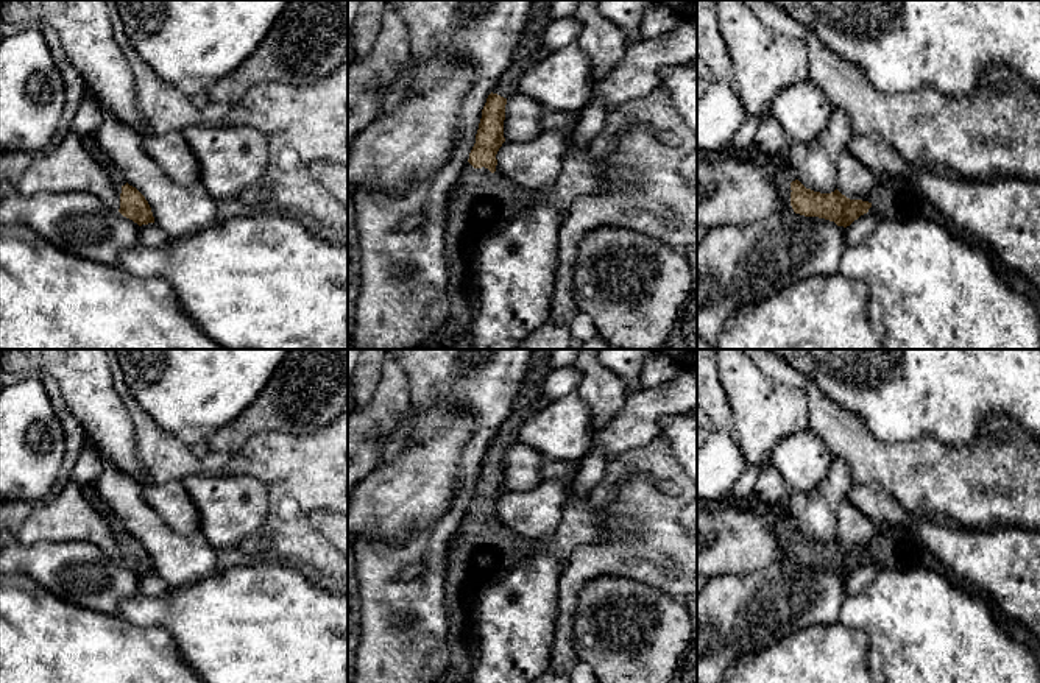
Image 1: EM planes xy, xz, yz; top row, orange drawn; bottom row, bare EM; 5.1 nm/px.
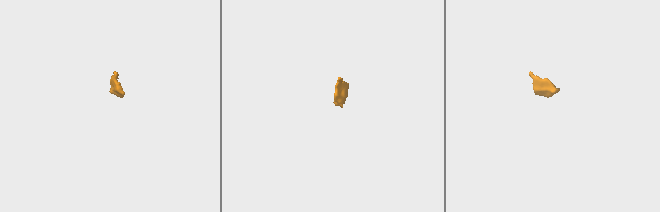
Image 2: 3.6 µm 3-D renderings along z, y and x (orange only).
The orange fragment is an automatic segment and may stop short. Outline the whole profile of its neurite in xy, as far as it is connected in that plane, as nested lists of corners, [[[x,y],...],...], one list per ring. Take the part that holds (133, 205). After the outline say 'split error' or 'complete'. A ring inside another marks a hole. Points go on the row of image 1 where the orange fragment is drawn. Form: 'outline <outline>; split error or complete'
outline [[[95,136],[84,137],[83,143],[87,148],[89,154],[108,172],[112,184],[115,186],[120,195],[119,212],[139,226],[154,223],[151,207],[145,196],[136,187],[128,184],[112,161],[106,161],[103,157],[103,150]]]; split error

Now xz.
outline [[[535,0],[521,31],[511,62],[501,75],[482,109],[476,143],[447,198],[444,257],[449,267],[447,298],[451,313],[433,337],[430,349],[452,349],[479,313],[479,287],[474,281],[458,284],[460,271],[474,271],[482,243],[527,209],[535,195],[497,168],[496,154],[504,137],[507,100],[518,92],[521,76],[552,51],[543,44],[554,20],[552,0]]]; split error

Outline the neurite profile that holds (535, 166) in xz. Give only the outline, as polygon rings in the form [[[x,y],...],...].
[[[575,123],[525,143],[505,140],[496,154],[499,172],[527,190],[550,190],[566,161]]]

